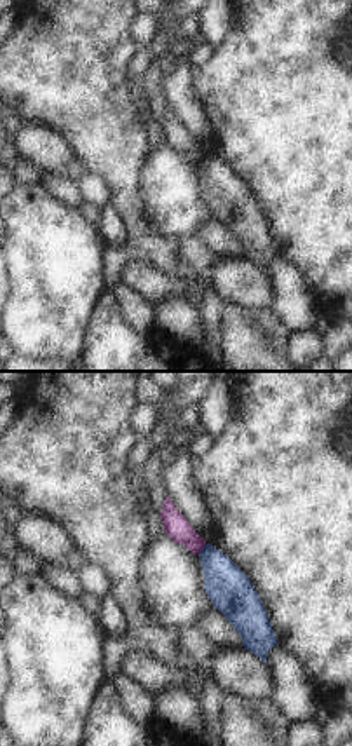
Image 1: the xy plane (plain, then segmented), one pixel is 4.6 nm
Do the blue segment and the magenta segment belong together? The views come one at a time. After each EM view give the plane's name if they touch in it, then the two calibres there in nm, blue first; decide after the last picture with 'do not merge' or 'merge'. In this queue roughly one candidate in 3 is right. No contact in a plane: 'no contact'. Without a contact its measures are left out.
contact in xy; calibres 200 and 110 nm

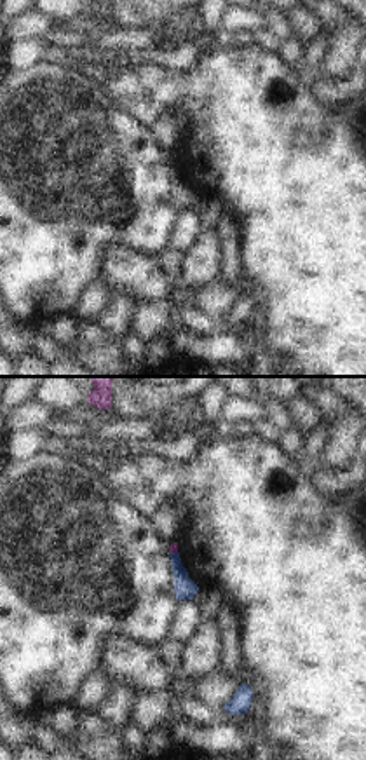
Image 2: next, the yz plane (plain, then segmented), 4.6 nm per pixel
contact in yz; calibres 100 and 50 nm

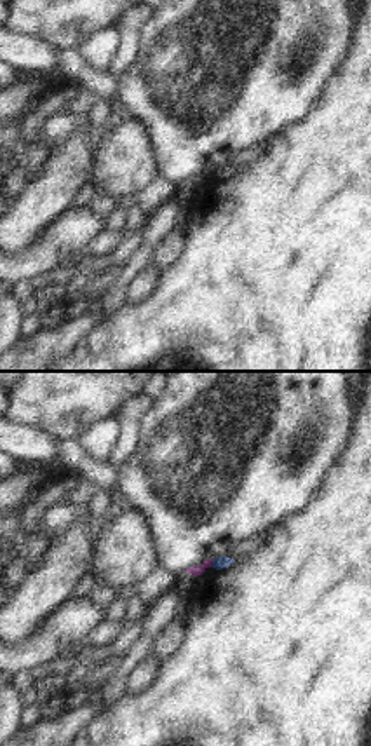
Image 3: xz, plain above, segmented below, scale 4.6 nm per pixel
contact in xz; calibres 60 and 50 nm

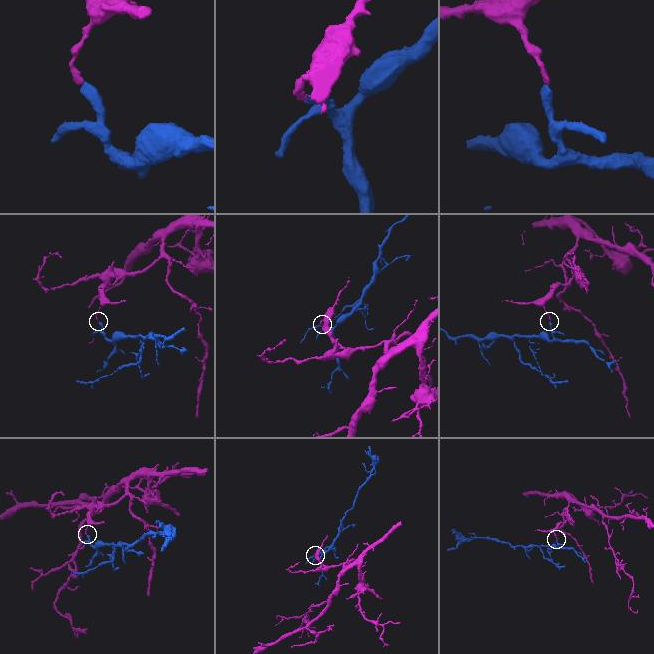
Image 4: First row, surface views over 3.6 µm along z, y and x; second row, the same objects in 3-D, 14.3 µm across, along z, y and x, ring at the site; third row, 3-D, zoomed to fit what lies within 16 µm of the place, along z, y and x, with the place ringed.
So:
do not merge

